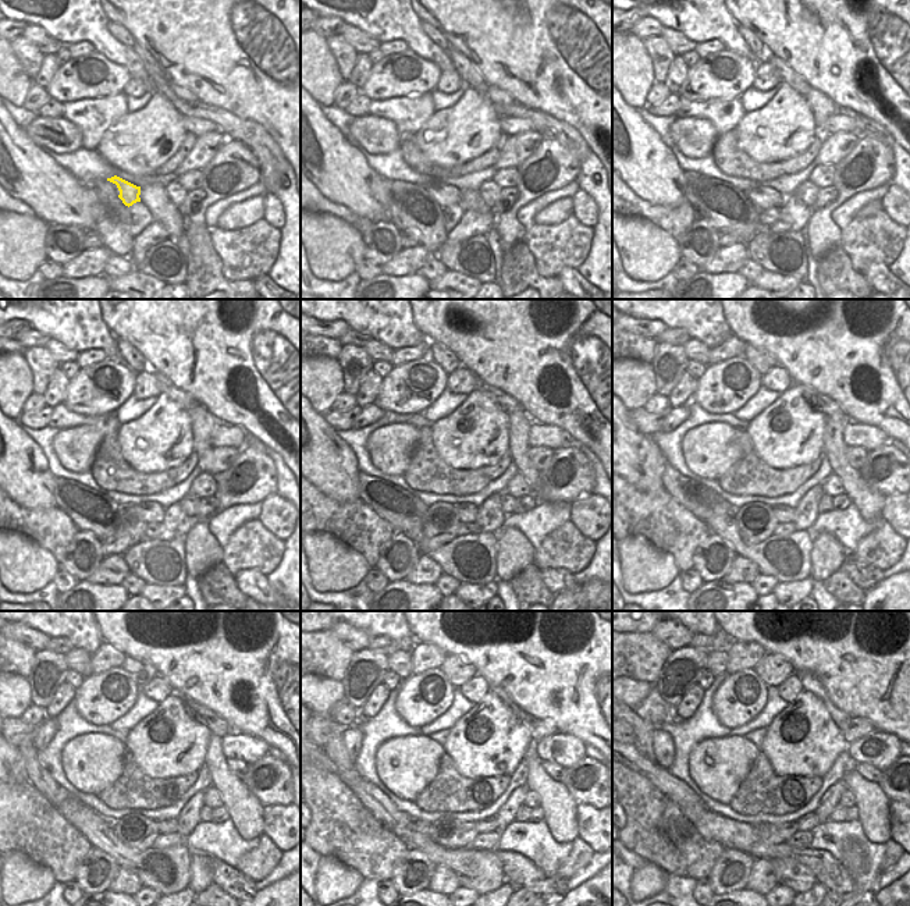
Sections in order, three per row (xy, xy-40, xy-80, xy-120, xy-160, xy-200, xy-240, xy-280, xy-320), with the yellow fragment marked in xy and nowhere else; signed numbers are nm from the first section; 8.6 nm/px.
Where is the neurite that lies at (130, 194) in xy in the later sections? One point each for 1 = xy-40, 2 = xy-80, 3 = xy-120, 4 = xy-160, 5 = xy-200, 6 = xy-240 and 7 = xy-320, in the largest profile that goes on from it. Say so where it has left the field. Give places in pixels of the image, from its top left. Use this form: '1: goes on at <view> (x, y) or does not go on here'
1: goes on at xy-40 (447, 195)
2: goes on at xy-80 (763, 196)
3: goes on at xy-120 (152, 512)
4: goes on at xy-160 (466, 512)
5: goes on at xy-200 (784, 514)
6: goes on at xy-240 (164, 827)
7: goes on at xy-320 (807, 823)

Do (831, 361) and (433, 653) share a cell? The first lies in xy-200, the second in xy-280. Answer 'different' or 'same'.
different

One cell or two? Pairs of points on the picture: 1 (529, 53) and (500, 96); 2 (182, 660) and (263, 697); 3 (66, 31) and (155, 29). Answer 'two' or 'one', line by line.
1: two
2: one
3: two

